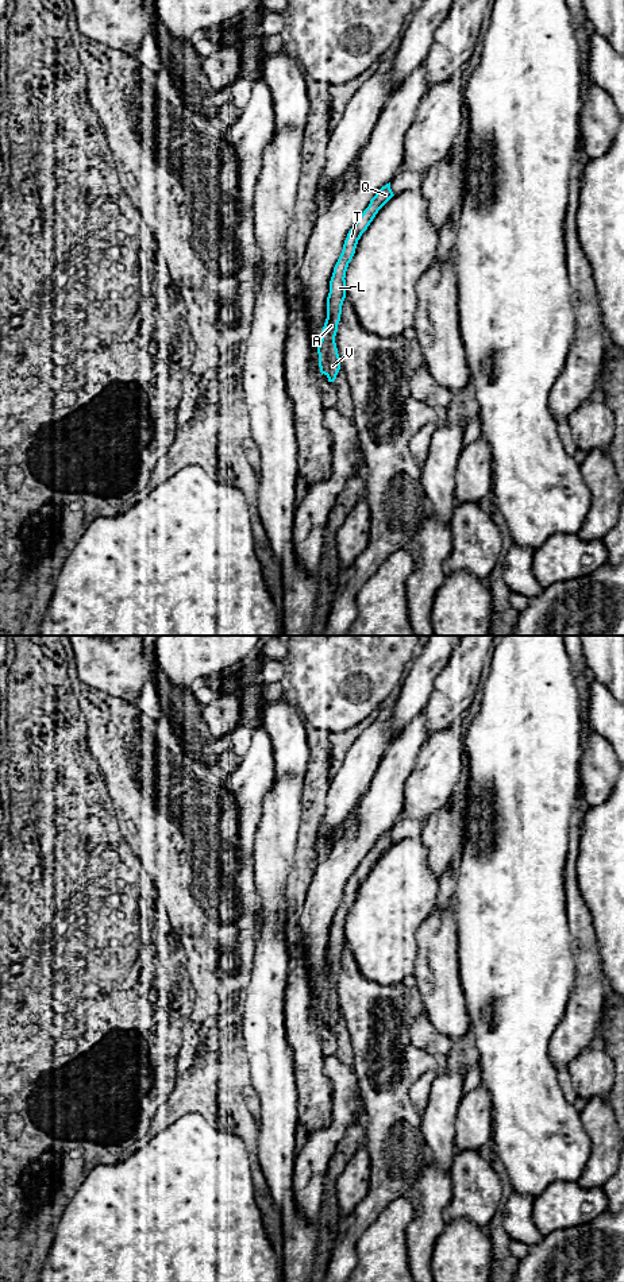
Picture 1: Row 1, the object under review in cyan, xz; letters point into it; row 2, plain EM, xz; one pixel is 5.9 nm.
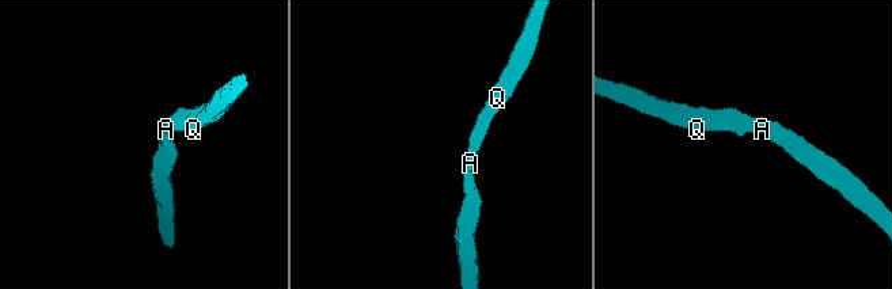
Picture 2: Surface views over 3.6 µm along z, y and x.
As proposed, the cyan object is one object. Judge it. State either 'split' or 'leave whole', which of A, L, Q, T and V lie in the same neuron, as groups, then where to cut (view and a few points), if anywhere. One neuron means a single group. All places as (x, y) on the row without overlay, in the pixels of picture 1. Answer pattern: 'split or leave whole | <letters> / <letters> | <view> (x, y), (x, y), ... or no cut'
leave whole | A L Q T V | no cut

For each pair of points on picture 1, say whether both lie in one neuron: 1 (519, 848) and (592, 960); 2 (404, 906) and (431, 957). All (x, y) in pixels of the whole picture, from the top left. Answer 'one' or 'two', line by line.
1: two
2: two

